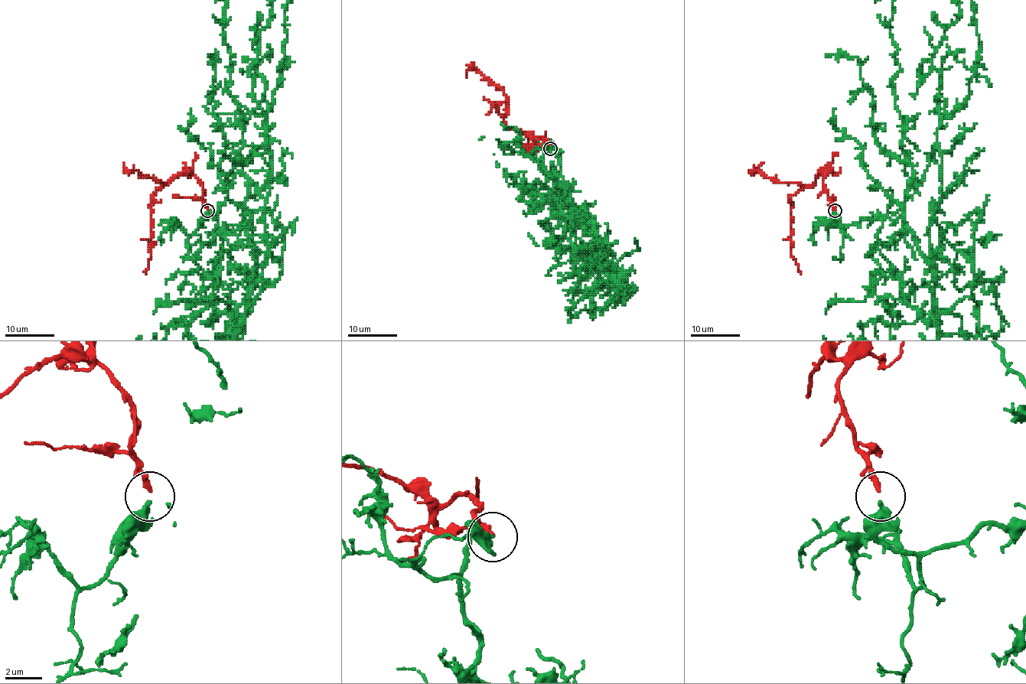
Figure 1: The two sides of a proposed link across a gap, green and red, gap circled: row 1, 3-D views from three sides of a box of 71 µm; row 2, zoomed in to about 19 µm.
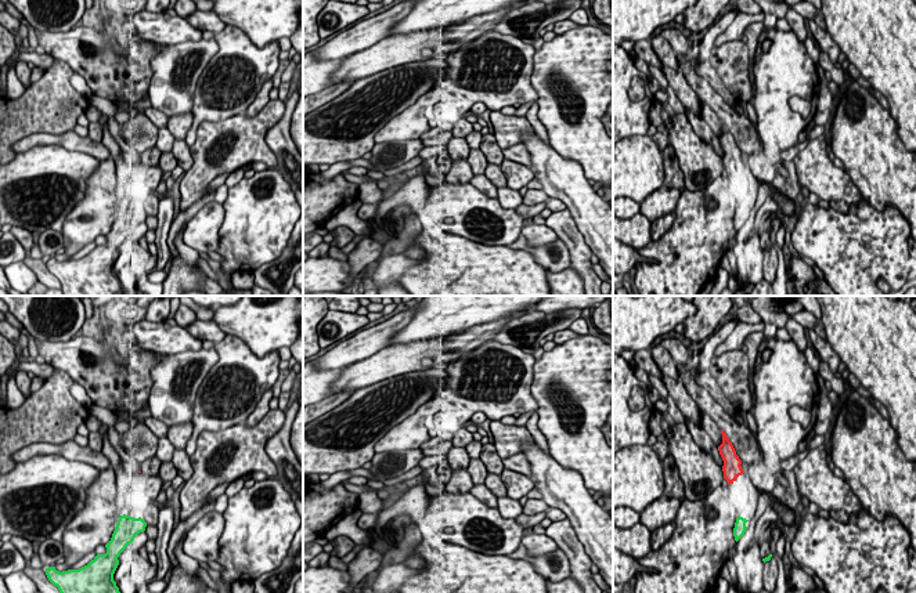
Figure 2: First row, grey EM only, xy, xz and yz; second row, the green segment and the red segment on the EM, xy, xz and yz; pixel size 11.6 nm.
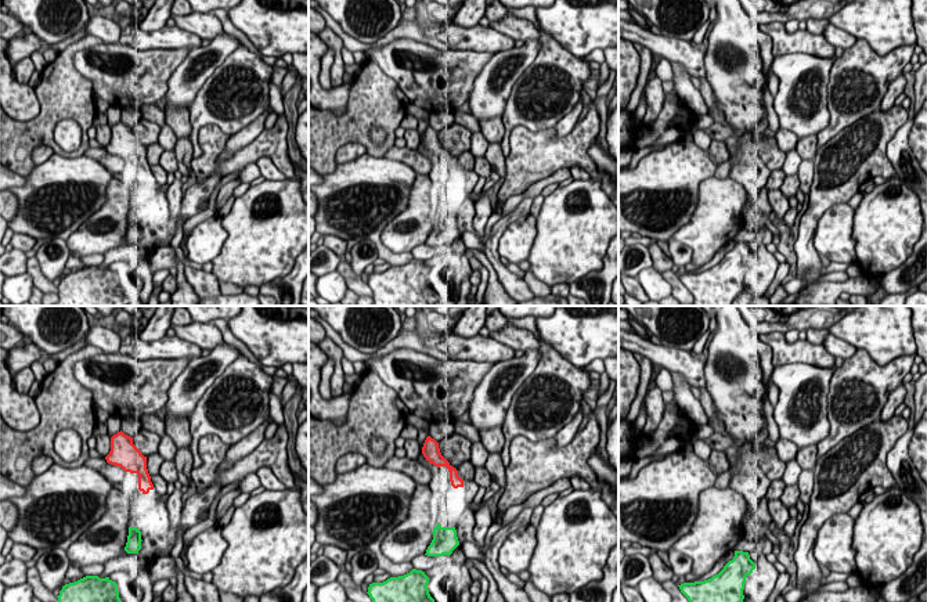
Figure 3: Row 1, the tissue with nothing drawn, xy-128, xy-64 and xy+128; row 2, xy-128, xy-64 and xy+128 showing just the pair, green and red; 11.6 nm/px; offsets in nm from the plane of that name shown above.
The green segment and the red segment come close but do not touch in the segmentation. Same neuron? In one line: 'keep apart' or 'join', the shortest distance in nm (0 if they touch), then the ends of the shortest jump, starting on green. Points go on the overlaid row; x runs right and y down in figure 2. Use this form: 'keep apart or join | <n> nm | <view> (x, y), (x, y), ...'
join | 400 nm | yz (739, 516), (732, 483)

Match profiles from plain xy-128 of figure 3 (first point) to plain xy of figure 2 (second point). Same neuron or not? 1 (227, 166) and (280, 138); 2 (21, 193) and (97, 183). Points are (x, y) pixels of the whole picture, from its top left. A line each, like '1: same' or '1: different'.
1: different
2: different

